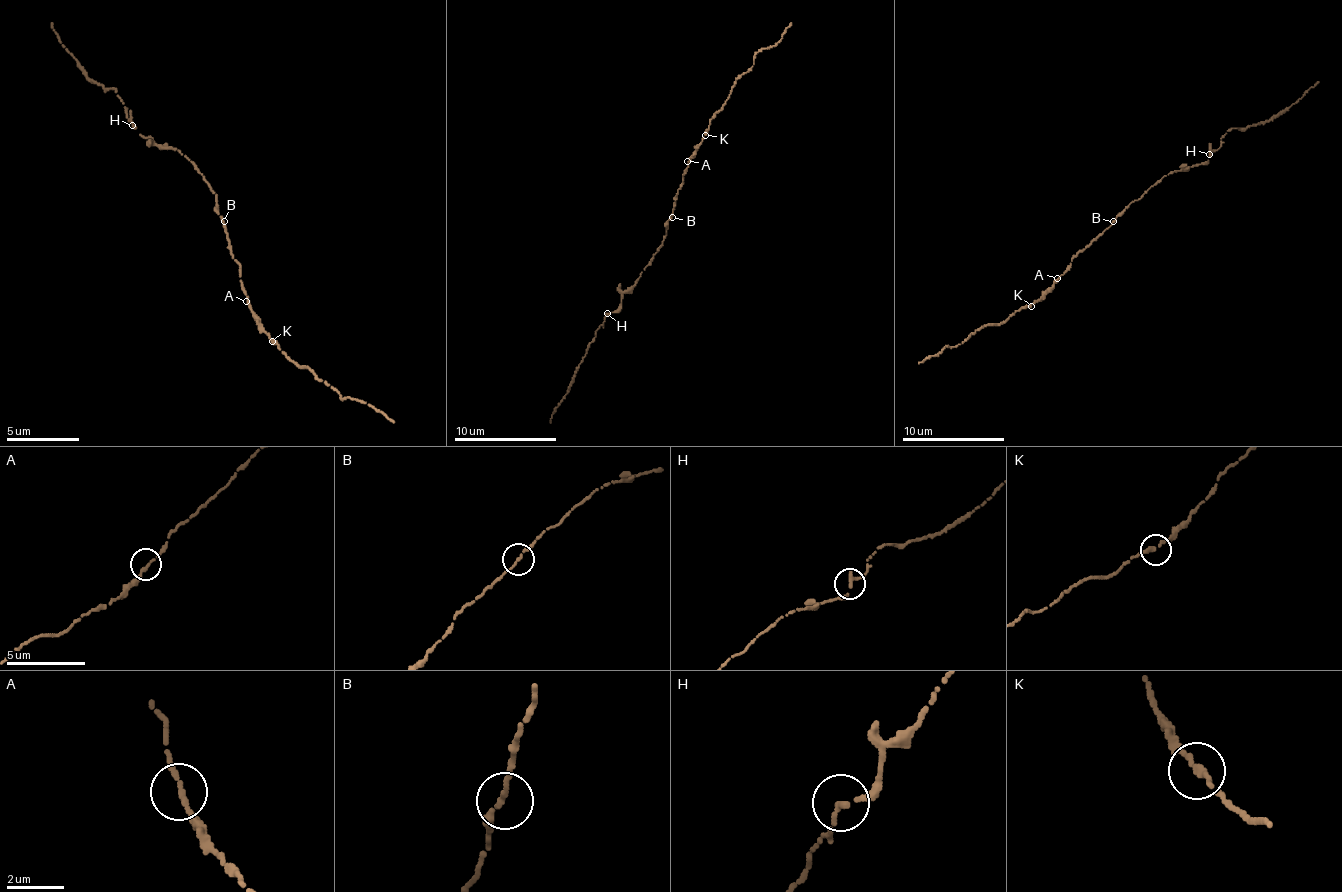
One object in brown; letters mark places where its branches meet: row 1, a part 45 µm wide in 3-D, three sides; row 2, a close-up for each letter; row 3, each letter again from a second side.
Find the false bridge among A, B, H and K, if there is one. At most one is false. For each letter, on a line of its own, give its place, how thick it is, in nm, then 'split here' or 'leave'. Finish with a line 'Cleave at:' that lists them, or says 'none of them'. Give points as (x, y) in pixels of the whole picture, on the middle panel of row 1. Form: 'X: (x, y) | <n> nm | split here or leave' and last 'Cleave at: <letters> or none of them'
A: (687, 161) | 200 nm | leave
B: (672, 217) | 160 nm | leave
H: (607, 313) | 240 nm | leave
K: (705, 135) | 220 nm | leave
Cleave at: none of them

